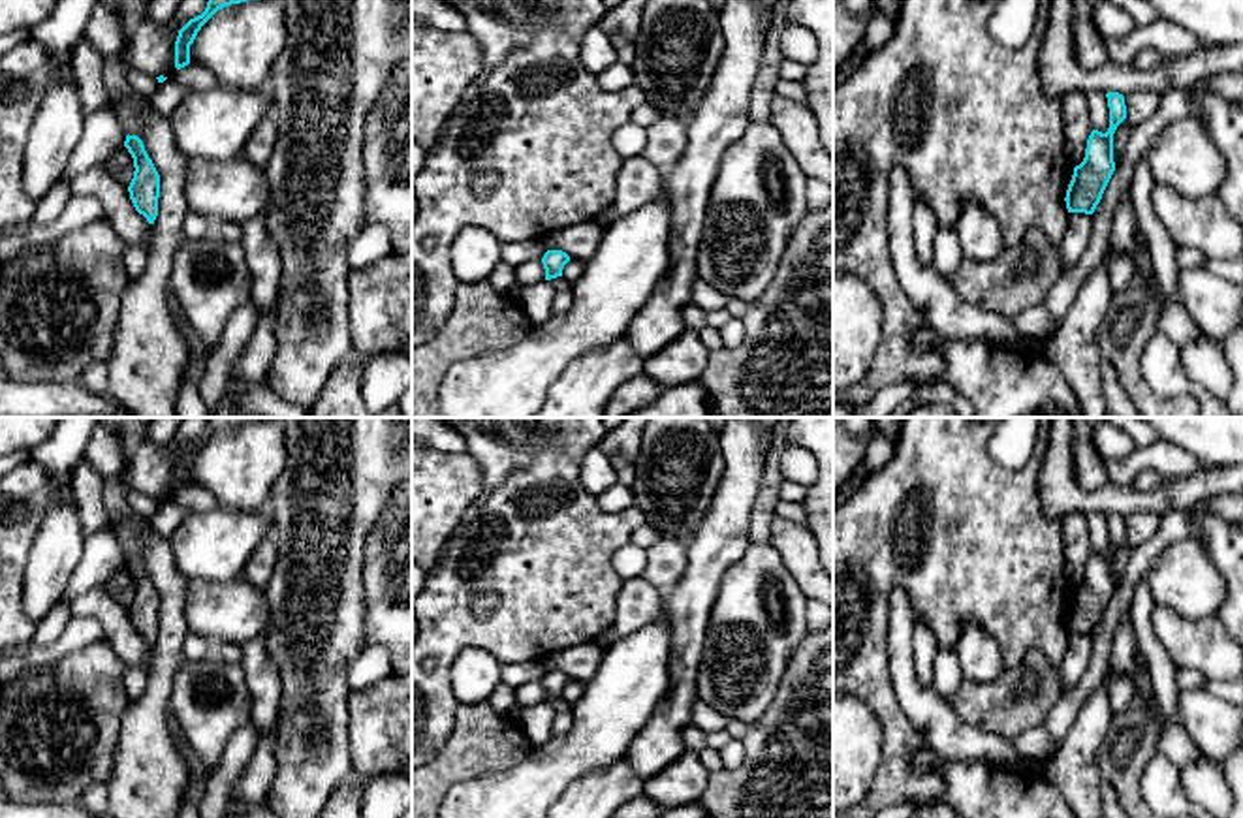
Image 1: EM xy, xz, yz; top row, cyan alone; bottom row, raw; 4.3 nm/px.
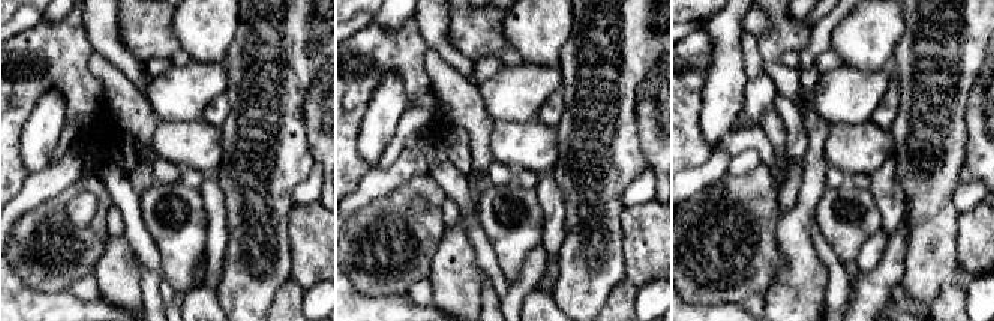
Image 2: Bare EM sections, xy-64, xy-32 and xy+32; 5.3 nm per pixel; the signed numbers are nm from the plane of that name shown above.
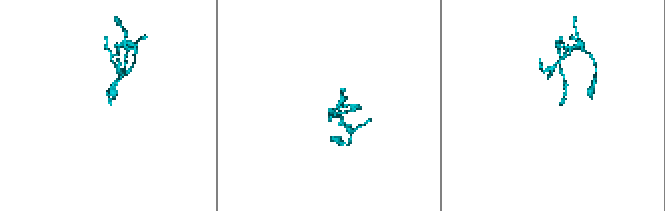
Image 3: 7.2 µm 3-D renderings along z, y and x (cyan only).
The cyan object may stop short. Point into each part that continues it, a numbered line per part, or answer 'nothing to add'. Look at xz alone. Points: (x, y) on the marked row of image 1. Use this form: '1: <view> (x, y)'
nothing to add

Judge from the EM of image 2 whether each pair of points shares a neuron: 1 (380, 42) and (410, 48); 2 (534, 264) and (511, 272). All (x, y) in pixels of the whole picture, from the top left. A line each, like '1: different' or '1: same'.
1: same
2: different

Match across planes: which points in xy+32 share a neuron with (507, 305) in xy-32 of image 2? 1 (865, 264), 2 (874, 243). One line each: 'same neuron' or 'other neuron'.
1: same neuron
2: same neuron

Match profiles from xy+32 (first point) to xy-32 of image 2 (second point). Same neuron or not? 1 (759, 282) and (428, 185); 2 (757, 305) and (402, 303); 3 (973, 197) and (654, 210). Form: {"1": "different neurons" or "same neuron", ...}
{"1": "same neuron", "2": "different neurons", "3": "different neurons"}

